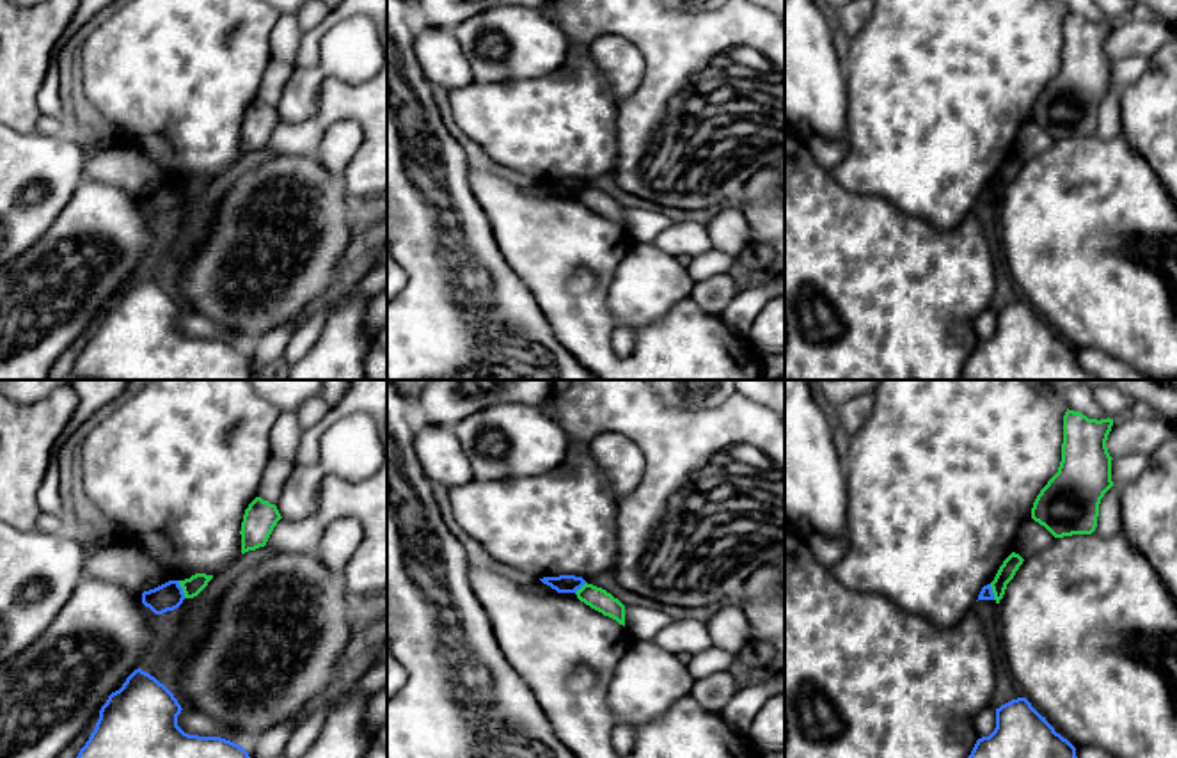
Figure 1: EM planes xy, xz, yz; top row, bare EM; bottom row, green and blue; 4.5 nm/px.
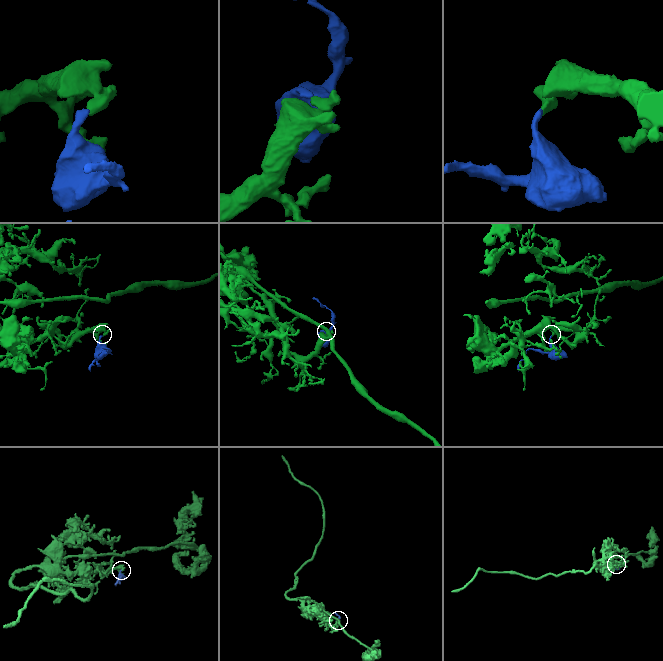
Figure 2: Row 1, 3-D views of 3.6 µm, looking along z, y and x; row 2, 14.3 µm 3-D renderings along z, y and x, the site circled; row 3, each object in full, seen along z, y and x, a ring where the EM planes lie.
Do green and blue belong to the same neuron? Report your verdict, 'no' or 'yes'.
no

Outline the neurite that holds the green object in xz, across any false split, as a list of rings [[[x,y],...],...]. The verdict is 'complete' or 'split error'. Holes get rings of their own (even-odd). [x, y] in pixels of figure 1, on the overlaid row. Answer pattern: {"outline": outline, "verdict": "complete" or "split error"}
{"outline": [[[586,582],[581,589],[577,589],[575,595],[591,609],[616,620],[625,627],[625,605],[605,589]]], "verdict": "complete"}

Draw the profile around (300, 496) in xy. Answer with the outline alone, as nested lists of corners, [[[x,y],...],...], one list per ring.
[[[318,462],[295,463],[277,502],[280,517],[291,522],[311,517],[320,506],[325,474]]]

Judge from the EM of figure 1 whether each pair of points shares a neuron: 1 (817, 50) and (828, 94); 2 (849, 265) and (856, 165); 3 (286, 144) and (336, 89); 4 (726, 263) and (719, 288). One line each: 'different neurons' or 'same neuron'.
1: same neuron
2: different neurons
3: same neuron
4: different neurons

